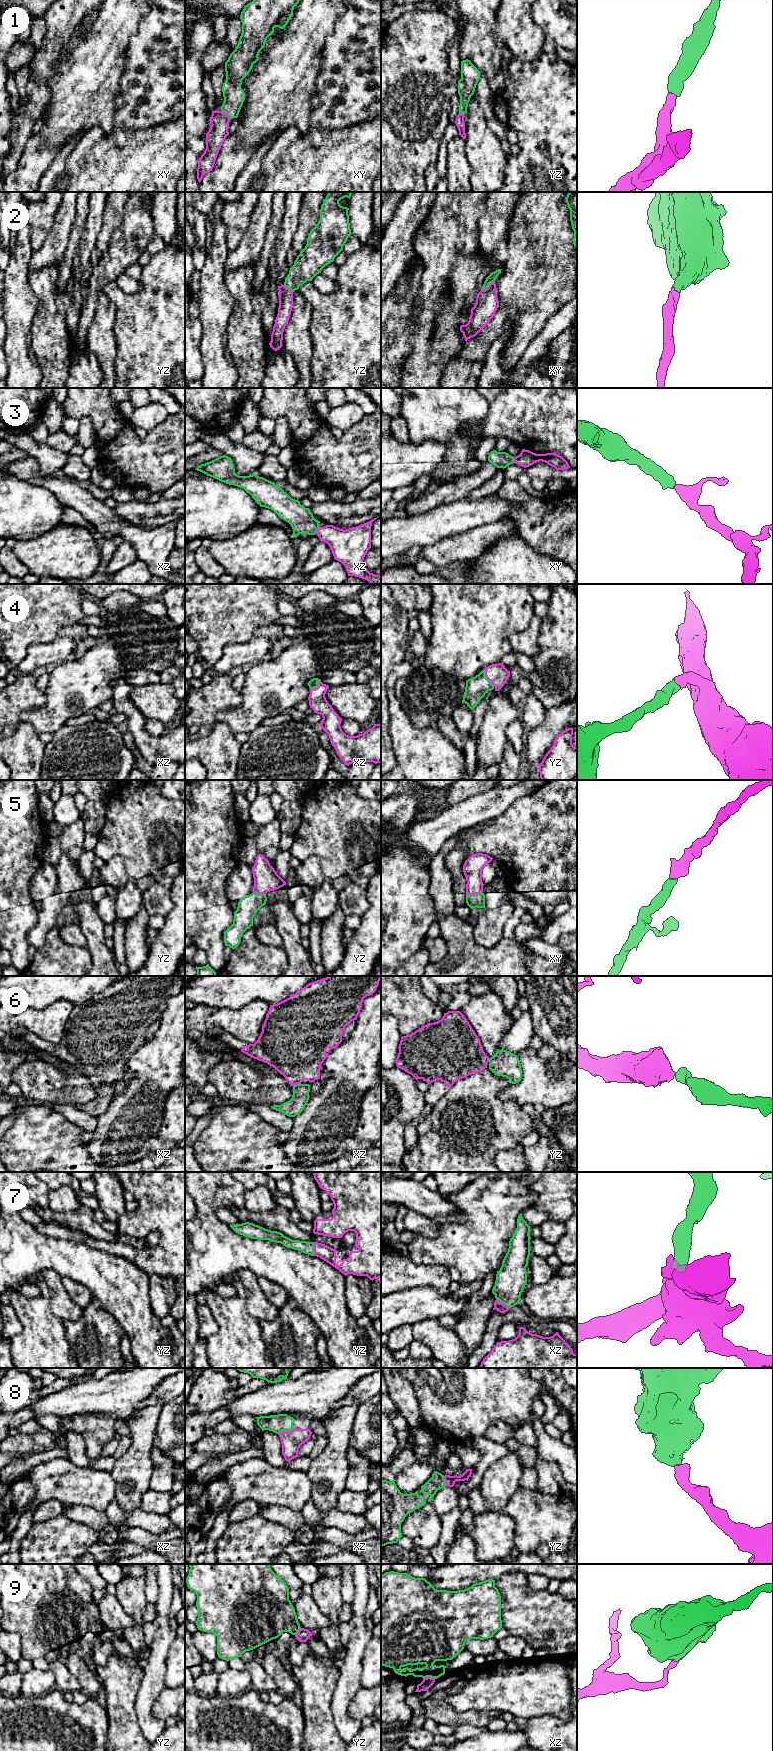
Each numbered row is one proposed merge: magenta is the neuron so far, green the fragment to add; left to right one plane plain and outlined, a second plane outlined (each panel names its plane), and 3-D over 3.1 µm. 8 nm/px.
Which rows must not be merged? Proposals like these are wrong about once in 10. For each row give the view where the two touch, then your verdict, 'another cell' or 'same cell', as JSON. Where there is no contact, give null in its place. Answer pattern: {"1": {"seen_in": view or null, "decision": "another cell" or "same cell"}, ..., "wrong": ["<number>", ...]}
{"1": {"seen_in": "xy", "decision": "same cell"}, "2": {"seen_in": "xy", "decision": "same cell"}, "3": {"seen_in": "xz", "decision": "same cell"}, "4": {"seen_in": "yz", "decision": "same cell"}, "5": {"seen_in": "xy", "decision": "same cell"}, "6": {"seen_in": "xz", "decision": "same cell"}, "7": {"seen_in": "yz", "decision": "same cell"}, "8": {"seen_in": "xz", "decision": "same cell"}, "9": {"seen_in": "xz", "decision": "another cell"}, "wrong": ["9"]}

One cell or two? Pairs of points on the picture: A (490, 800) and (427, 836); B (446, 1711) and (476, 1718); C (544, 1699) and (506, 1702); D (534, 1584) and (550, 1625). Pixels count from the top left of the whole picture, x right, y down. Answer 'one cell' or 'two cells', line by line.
A: one cell
B: one cell
C: one cell
D: two cells

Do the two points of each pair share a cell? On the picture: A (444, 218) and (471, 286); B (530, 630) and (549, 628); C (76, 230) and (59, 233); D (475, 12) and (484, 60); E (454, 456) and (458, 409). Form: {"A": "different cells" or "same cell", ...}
{"A": "different cells", "B": "different cells", "C": "different cells", "D": "same cell", "E": "same cell"}

